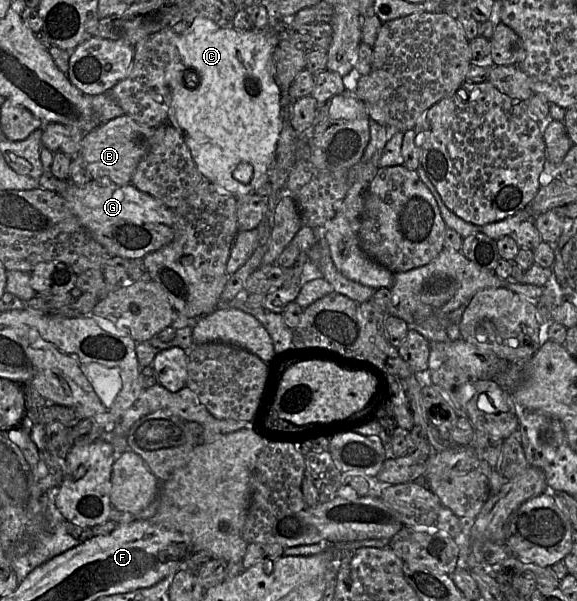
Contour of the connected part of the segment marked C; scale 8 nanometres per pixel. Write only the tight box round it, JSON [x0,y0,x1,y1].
[166,17,285,197]

